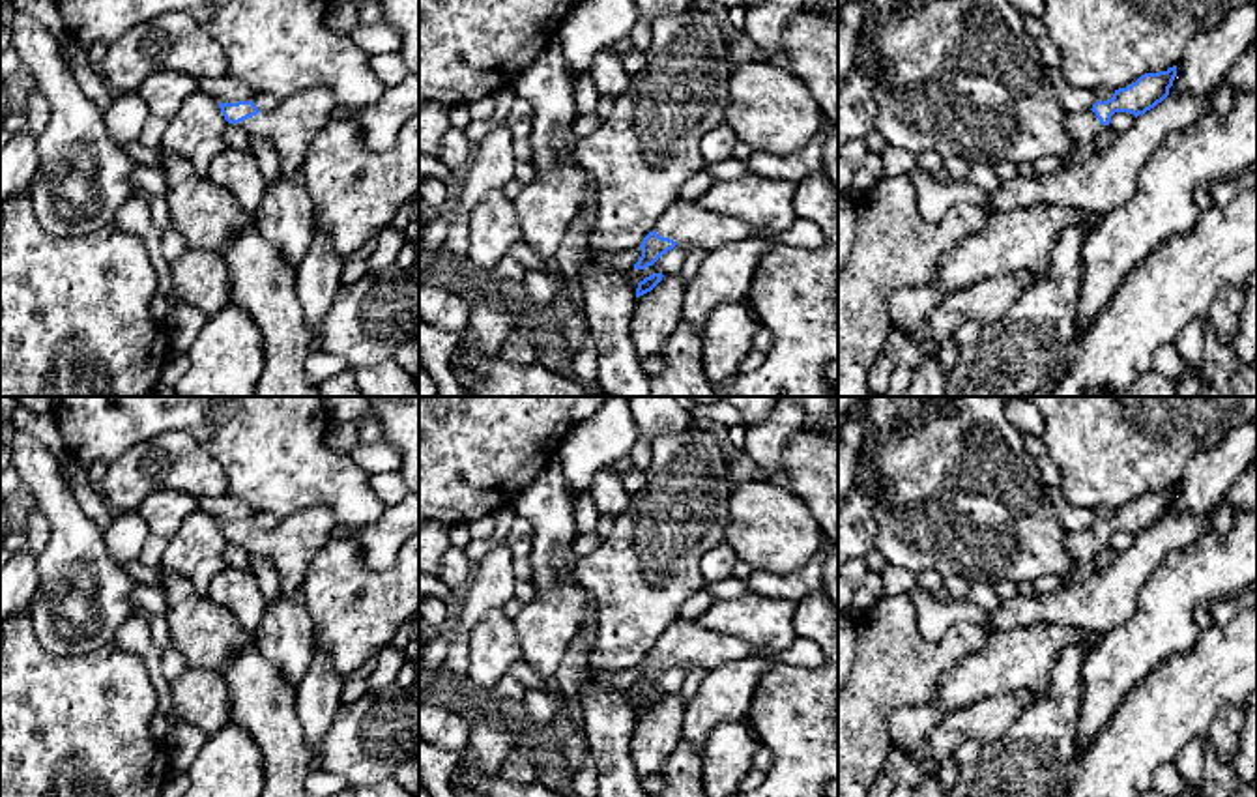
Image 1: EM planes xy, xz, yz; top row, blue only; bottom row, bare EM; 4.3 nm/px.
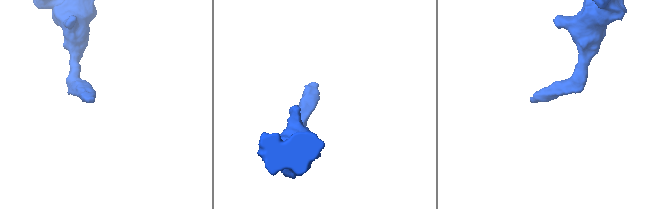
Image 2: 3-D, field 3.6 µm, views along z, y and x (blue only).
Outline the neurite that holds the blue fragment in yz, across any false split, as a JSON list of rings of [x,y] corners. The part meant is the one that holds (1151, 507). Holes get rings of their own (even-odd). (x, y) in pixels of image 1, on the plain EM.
[[[1177,485],[1167,490],[1145,492],[1130,505],[1115,509],[1111,518],[1096,520],[1091,529],[1070,531],[1066,550],[1077,563],[1096,561],[1115,531],[1130,531],[1137,537],[1162,522],[1169,514],[1175,496]]]

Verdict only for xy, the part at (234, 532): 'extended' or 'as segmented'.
extended

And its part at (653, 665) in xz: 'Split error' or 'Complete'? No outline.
Split error

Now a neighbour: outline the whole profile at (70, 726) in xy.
[[[28,612],[4,619],[0,632],[0,797],[159,797],[170,769],[165,746],[150,733],[150,720],[159,711],[144,659],[114,644],[77,657],[51,657],[37,642]]]

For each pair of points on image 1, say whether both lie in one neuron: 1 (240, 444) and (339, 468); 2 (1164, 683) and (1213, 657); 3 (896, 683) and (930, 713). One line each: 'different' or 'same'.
1: same
2: same
3: different

